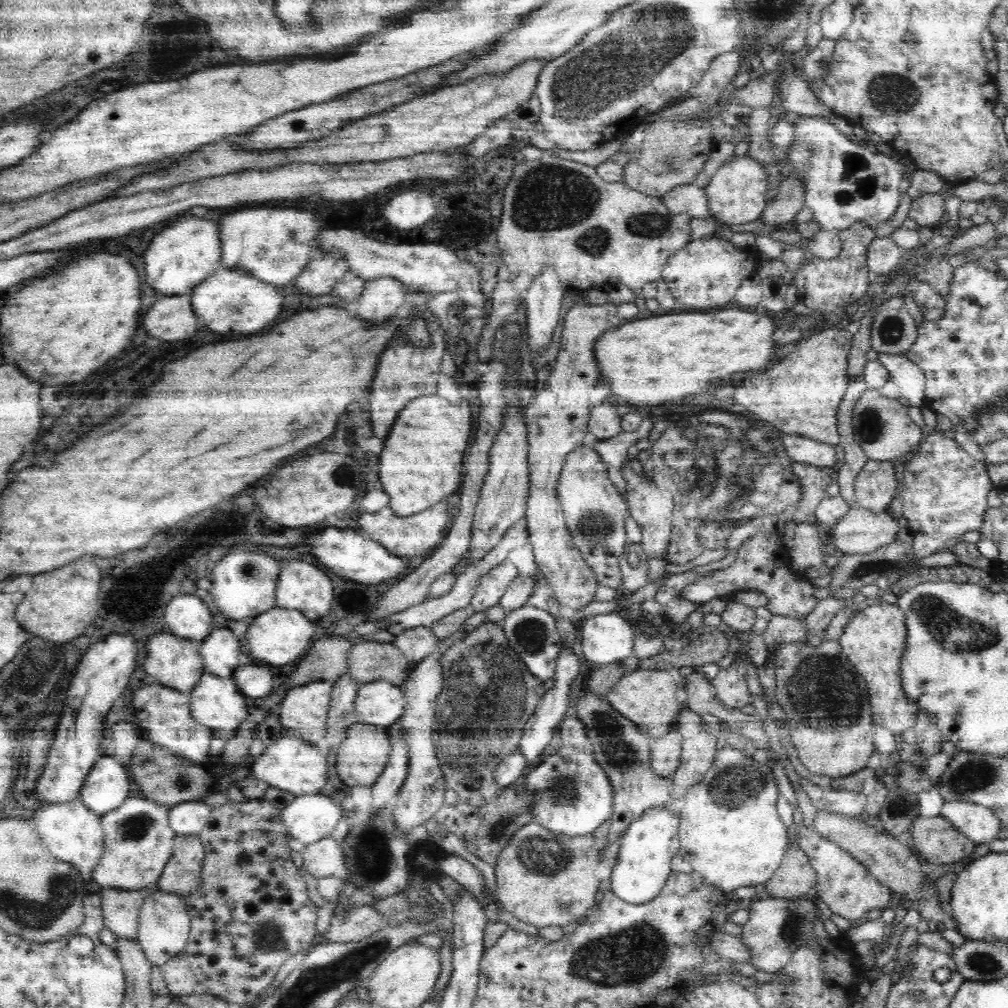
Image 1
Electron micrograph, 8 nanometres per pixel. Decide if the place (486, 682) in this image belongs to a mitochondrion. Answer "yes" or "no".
yes

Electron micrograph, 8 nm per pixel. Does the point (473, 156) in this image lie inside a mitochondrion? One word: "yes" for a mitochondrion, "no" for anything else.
no

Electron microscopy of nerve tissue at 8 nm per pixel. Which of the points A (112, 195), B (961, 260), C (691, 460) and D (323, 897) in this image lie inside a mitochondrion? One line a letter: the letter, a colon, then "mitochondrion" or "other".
A: other
B: other
C: mitochondrion
D: other

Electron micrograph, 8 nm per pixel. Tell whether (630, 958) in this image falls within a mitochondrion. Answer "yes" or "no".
yes

